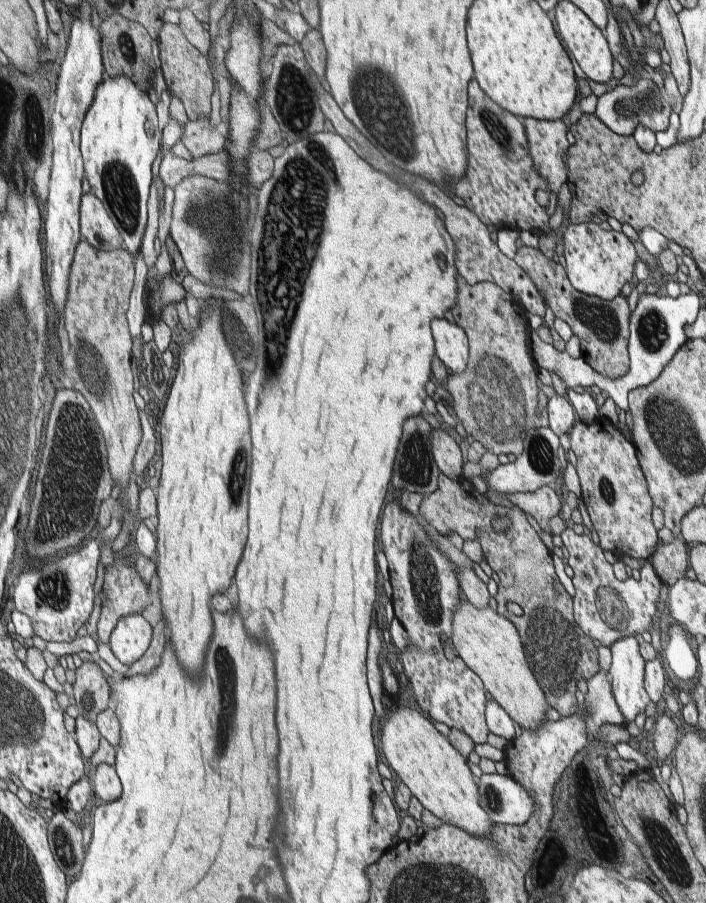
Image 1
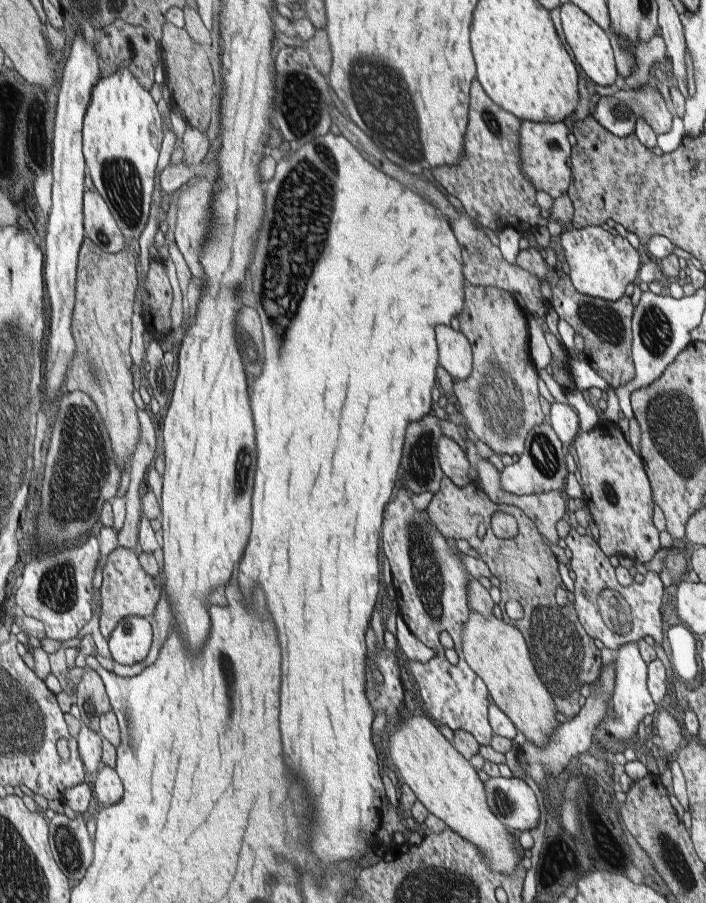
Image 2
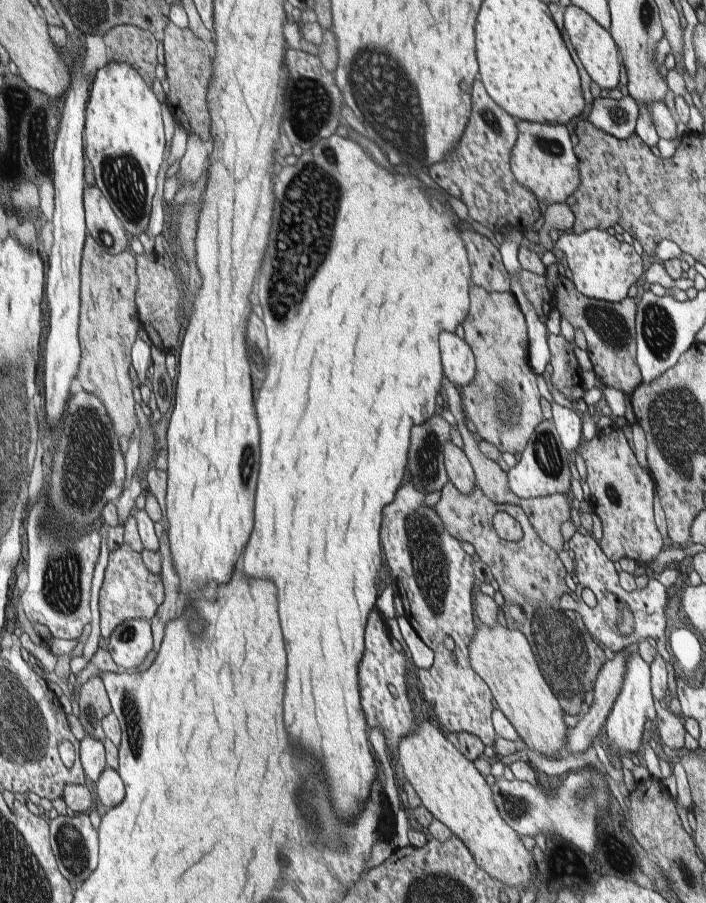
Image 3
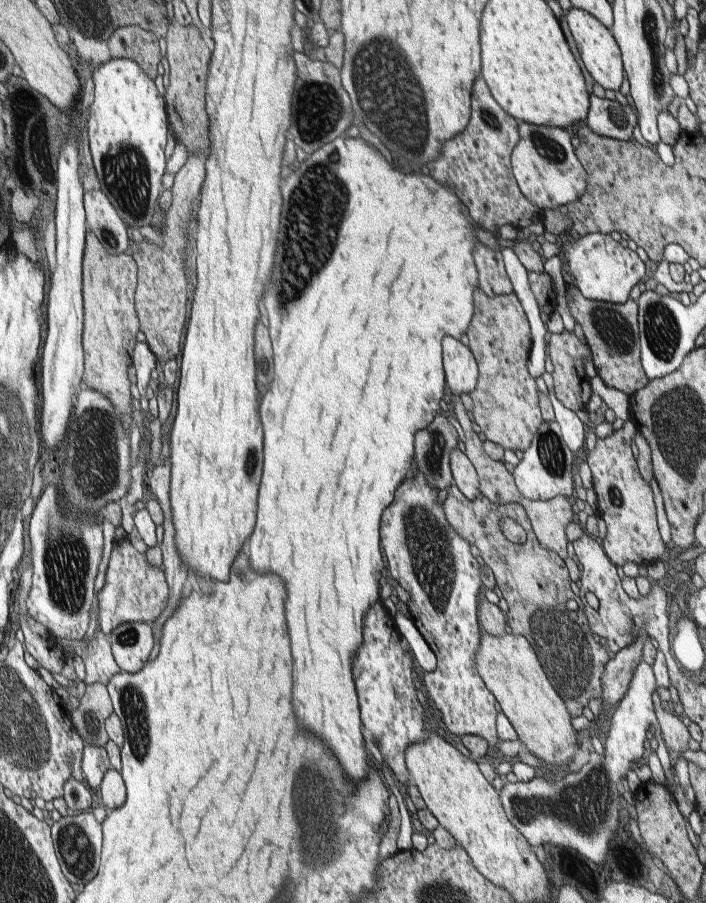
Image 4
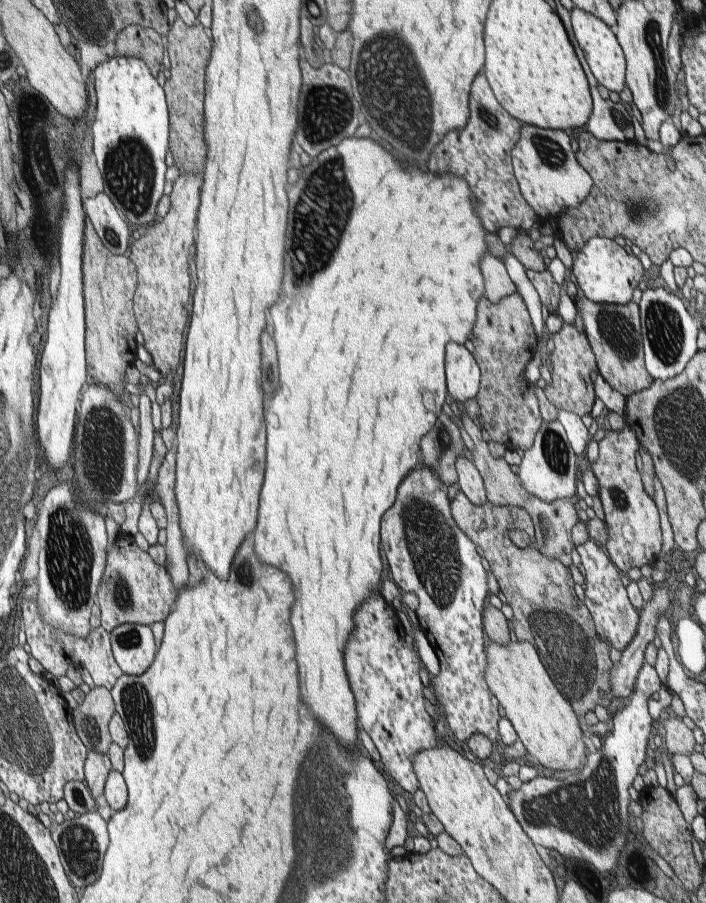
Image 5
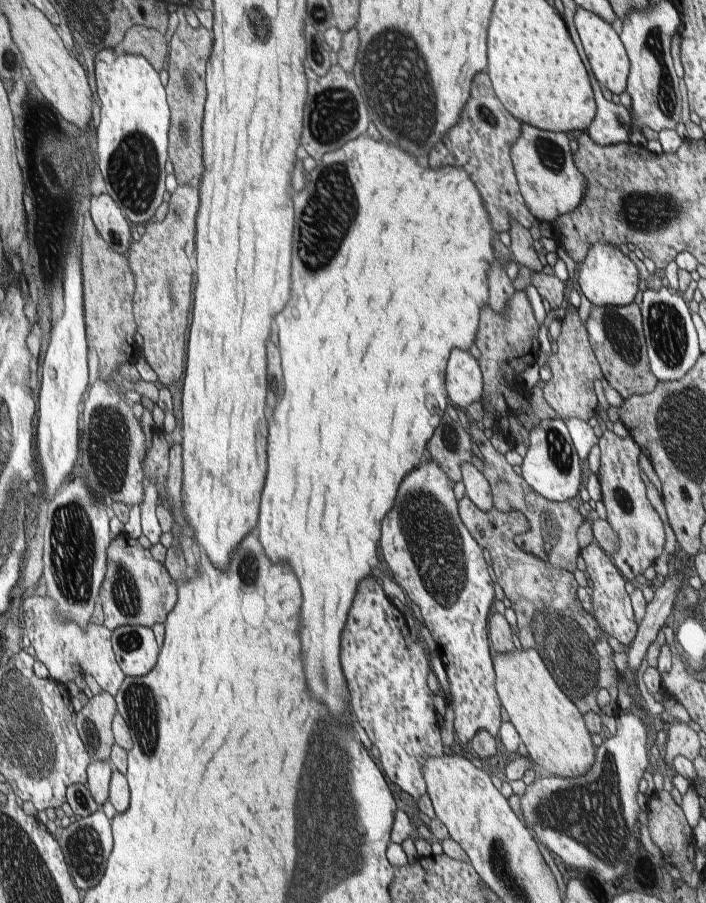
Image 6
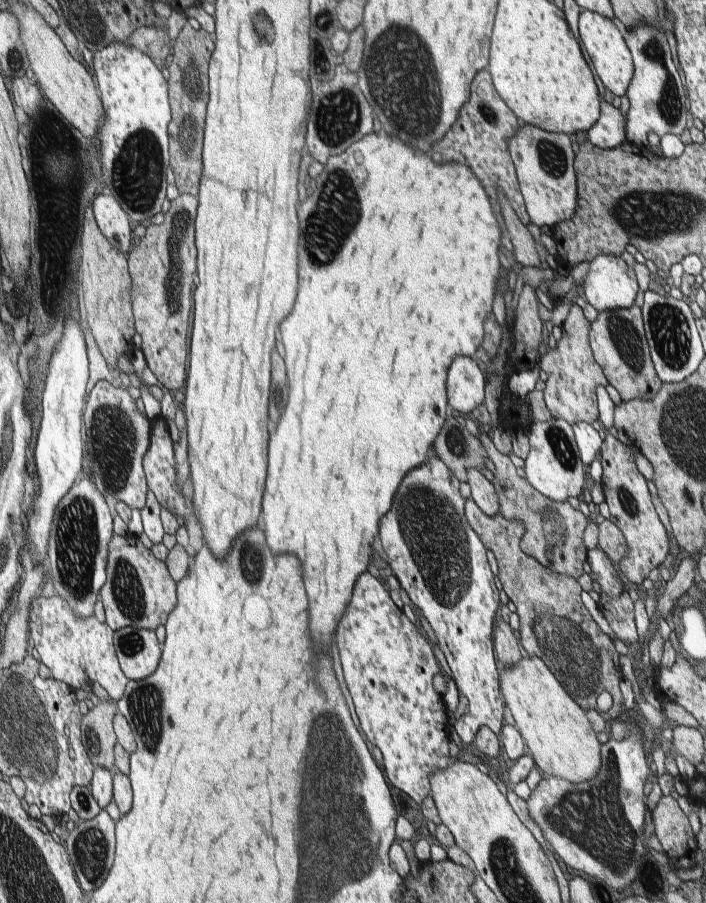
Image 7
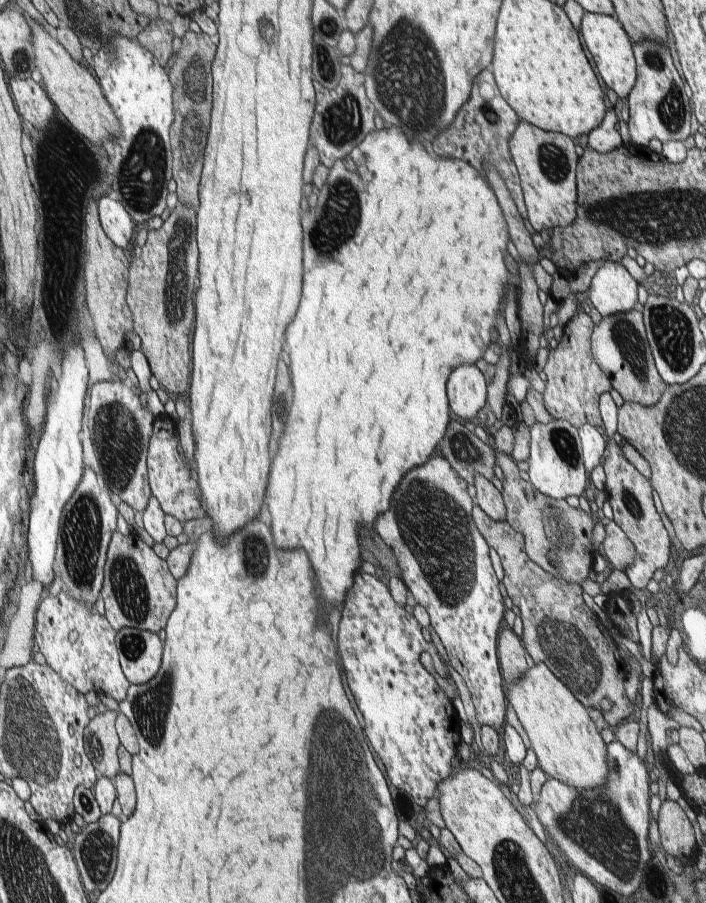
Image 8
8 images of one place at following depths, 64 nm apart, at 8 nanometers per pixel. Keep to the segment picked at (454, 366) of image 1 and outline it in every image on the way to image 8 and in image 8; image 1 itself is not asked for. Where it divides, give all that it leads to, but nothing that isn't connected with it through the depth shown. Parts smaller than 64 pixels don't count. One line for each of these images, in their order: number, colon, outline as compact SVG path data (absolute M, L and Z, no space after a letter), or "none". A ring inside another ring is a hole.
2: M435 326L435 340L439 366L443 366L453 380L465 380L473 370L473 344L467 336L449 326Z
3: M441 332L439 350L441 350L443 376L447 382L455 384L457 388L475 382L475 354L469 342L457 338L451 332Z
4: M443 338L443 370L447 370L447 386L459 396L461 392L473 392L477 388L479 368L475 354L469 346L463 346L455 338Z
5: M447 344L447 392L449 398L461 406L467 398L477 398L481 370L477 356L469 354L461 344Z
6: M451 350L447 362L447 396L451 408L461 414L473 400L483 396L483 374L479 362L465 350Z
7: M457 356L451 362L447 374L447 402L453 408L455 416L463 416L475 406L483 404L485 384L487 378L473 358Z
8: M459 364L447 382L447 400L451 402L453 418L469 420L483 408L485 402L485 376L475 364Z

